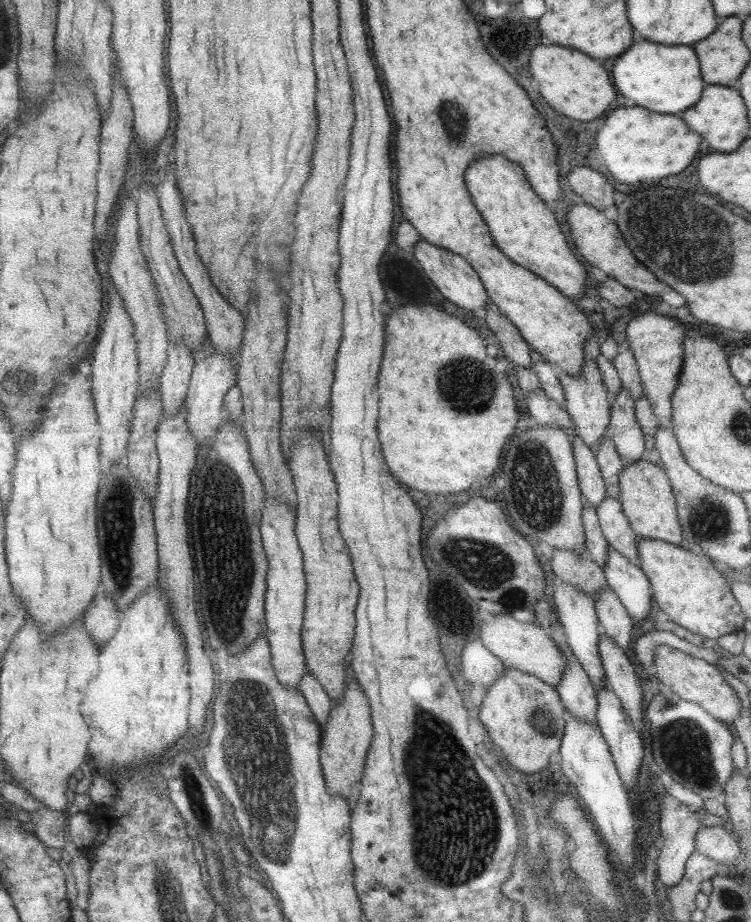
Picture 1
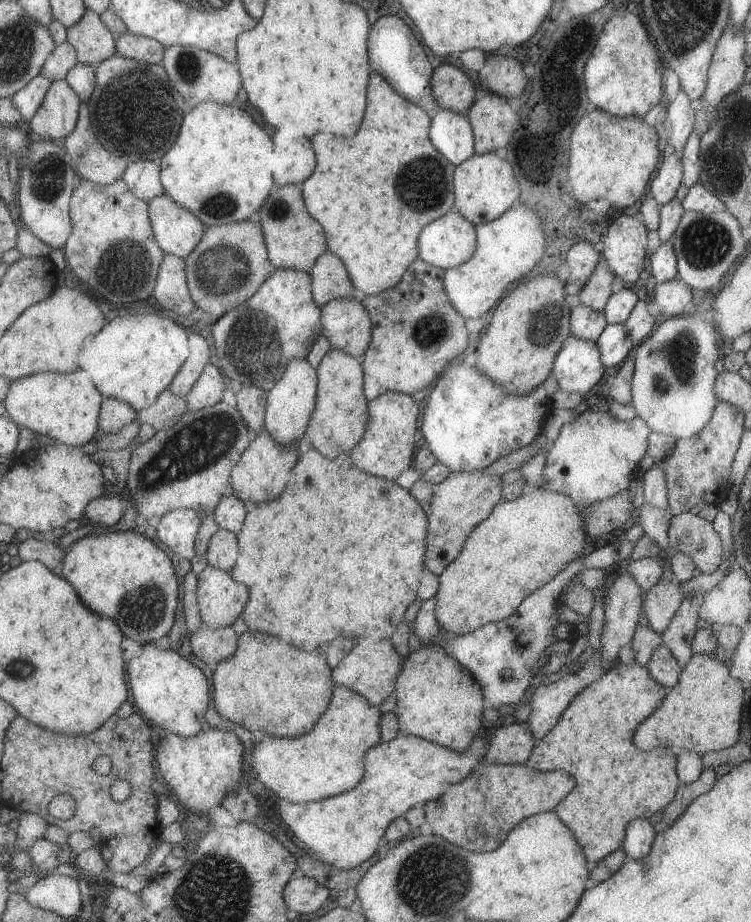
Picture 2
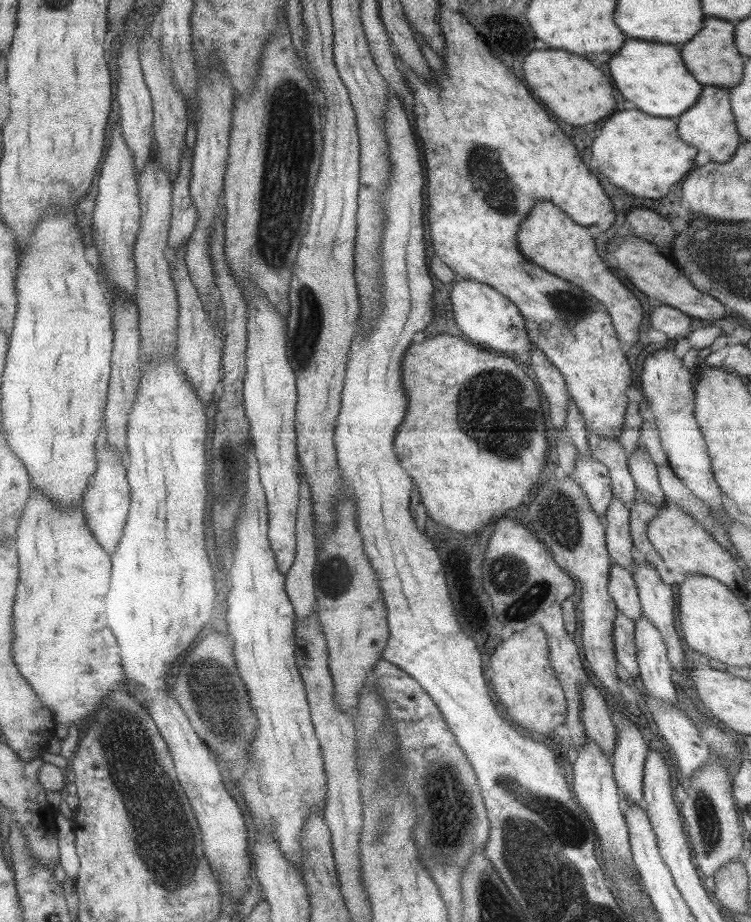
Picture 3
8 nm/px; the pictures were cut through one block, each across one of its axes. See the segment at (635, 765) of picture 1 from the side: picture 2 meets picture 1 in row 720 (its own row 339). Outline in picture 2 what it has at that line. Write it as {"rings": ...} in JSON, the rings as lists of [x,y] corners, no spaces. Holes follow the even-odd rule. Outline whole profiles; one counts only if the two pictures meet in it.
{"rings":[[[624,323],[606,324],[594,343],[599,349],[604,367],[617,366],[619,362],[623,362],[634,346]]]}

